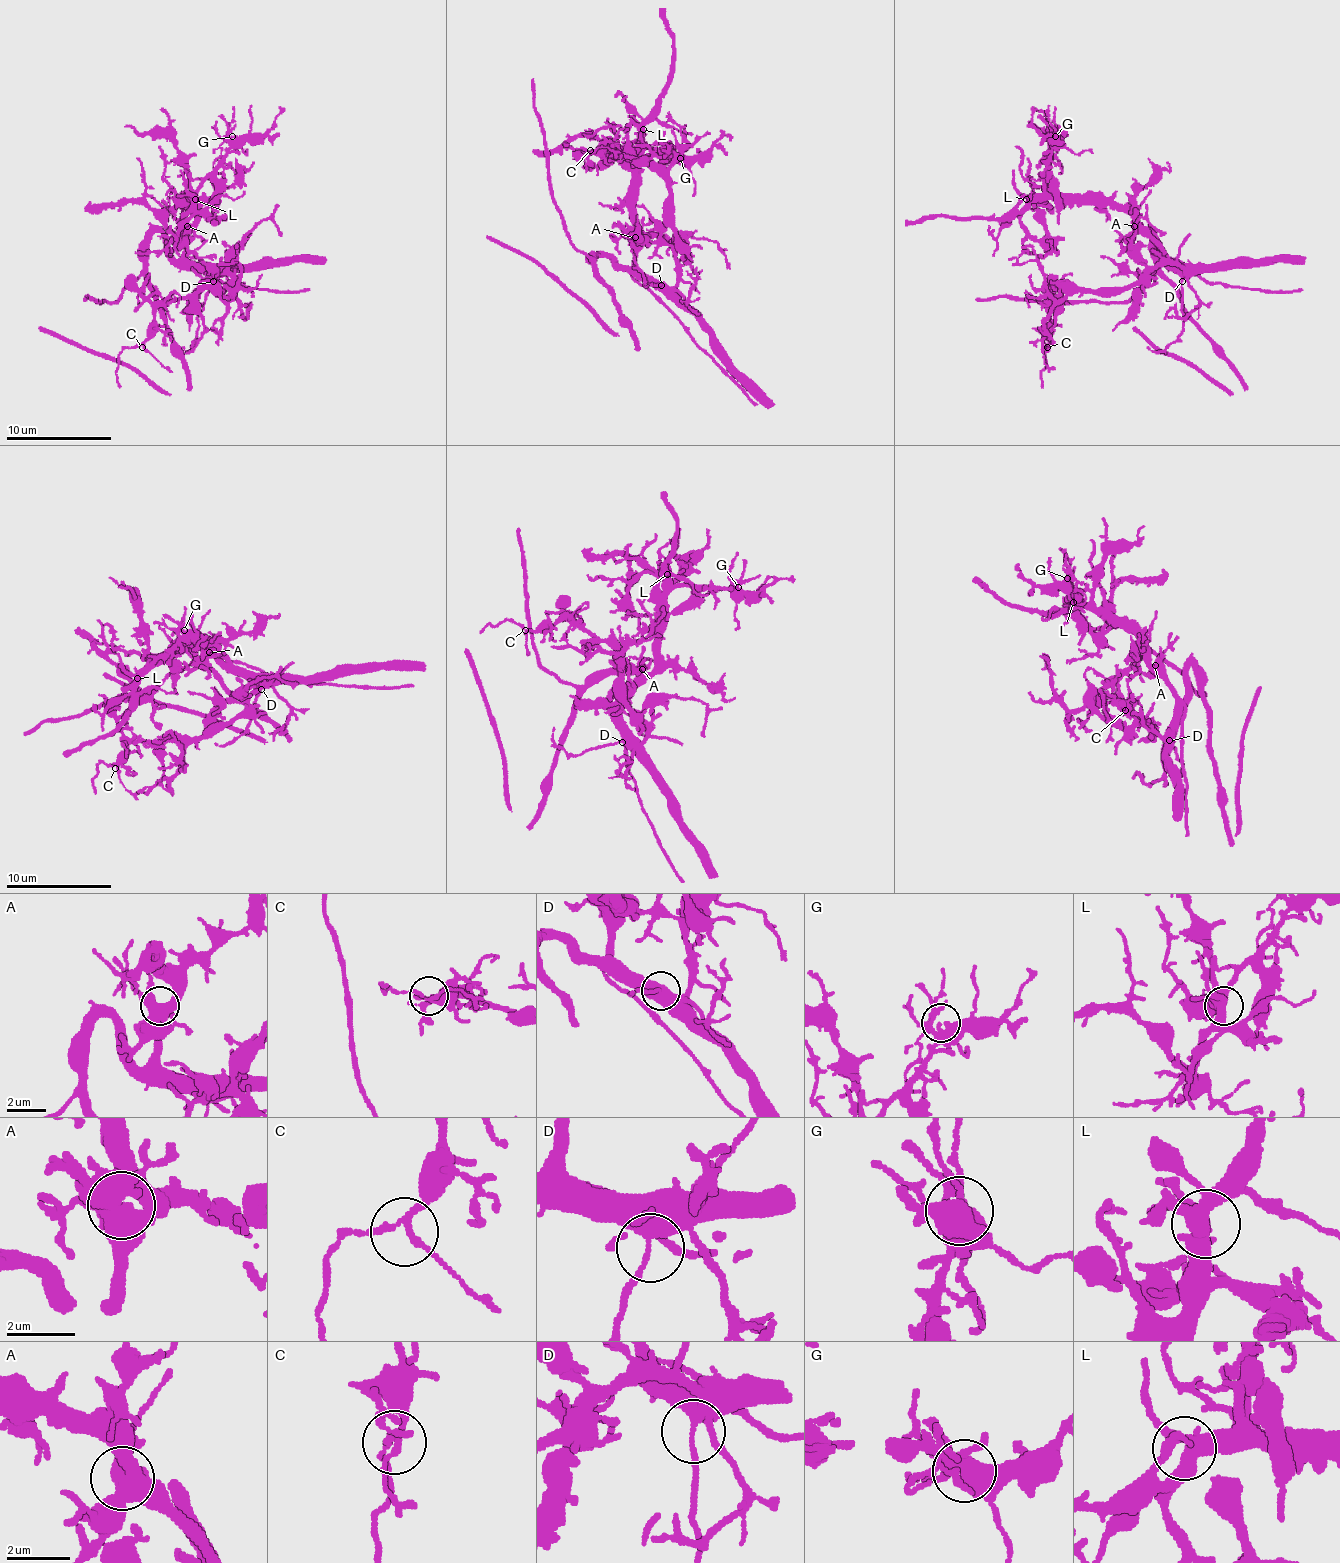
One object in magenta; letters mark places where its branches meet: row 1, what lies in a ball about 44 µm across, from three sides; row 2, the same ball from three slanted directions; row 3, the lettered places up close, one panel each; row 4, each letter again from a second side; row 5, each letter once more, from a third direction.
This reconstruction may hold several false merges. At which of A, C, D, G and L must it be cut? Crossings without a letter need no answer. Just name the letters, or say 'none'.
none

